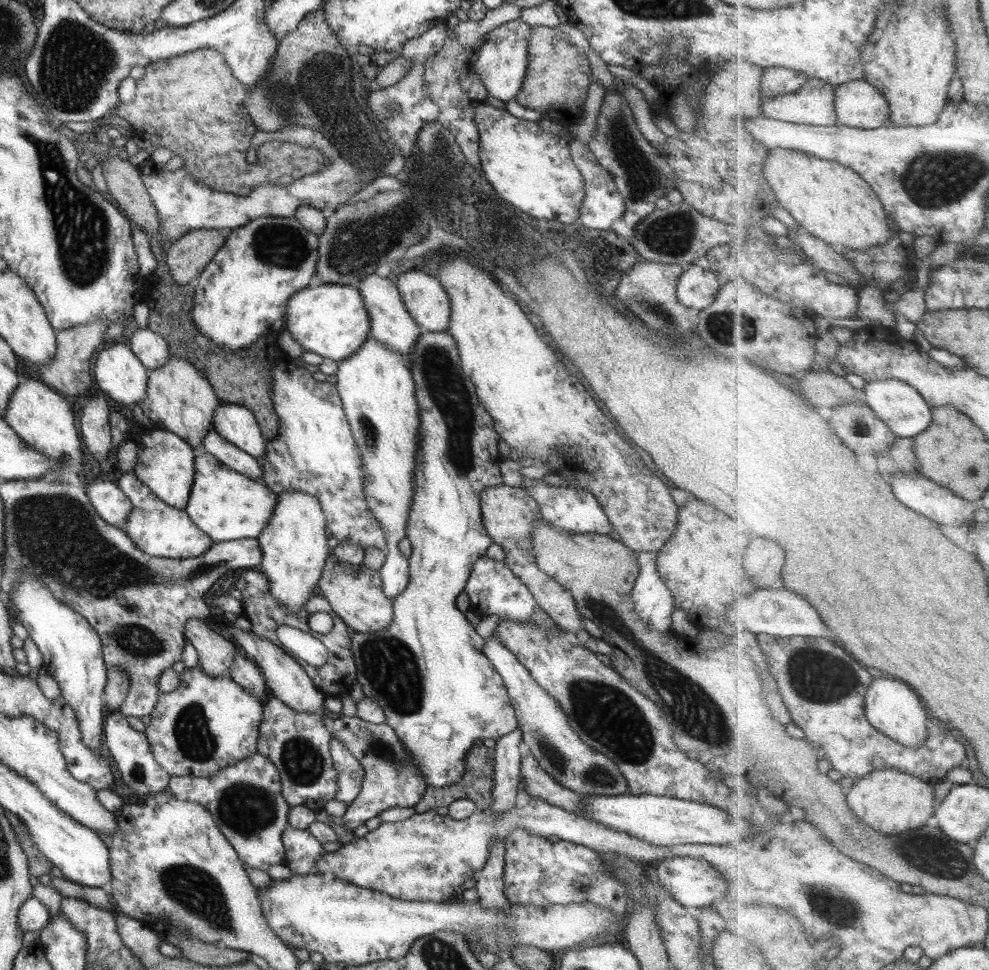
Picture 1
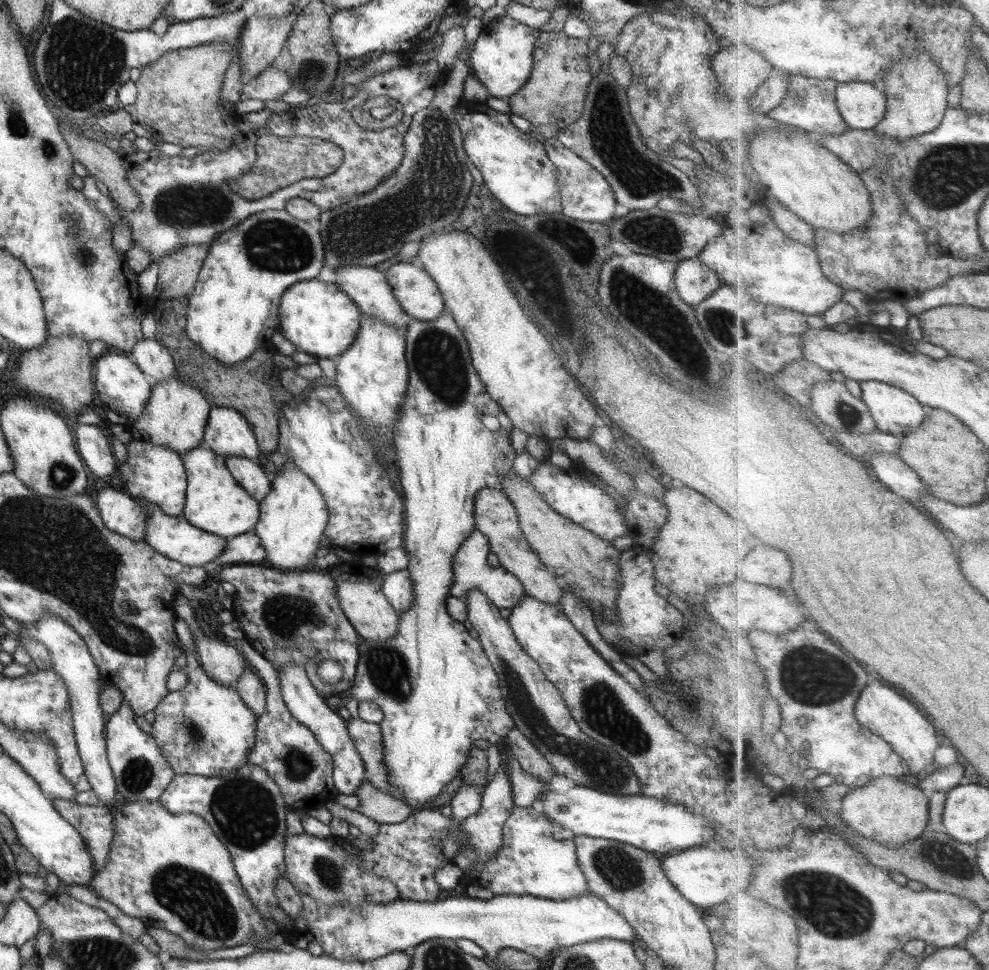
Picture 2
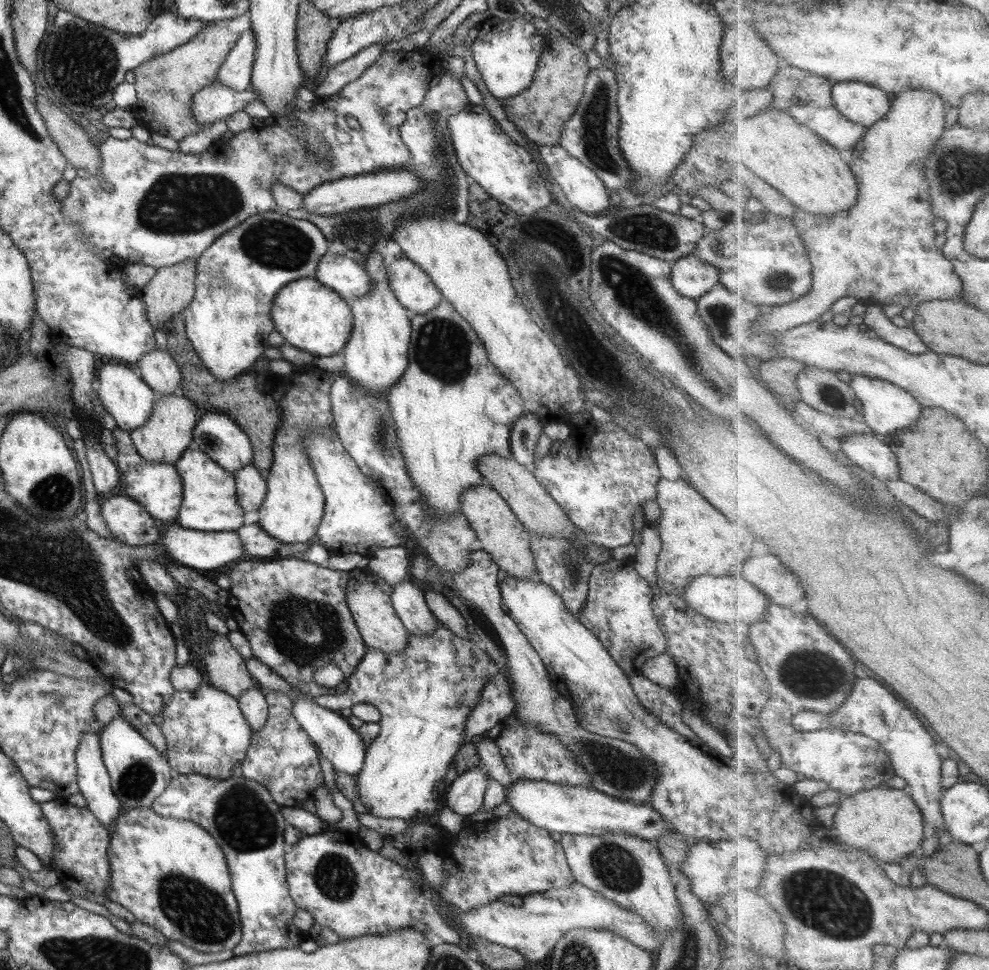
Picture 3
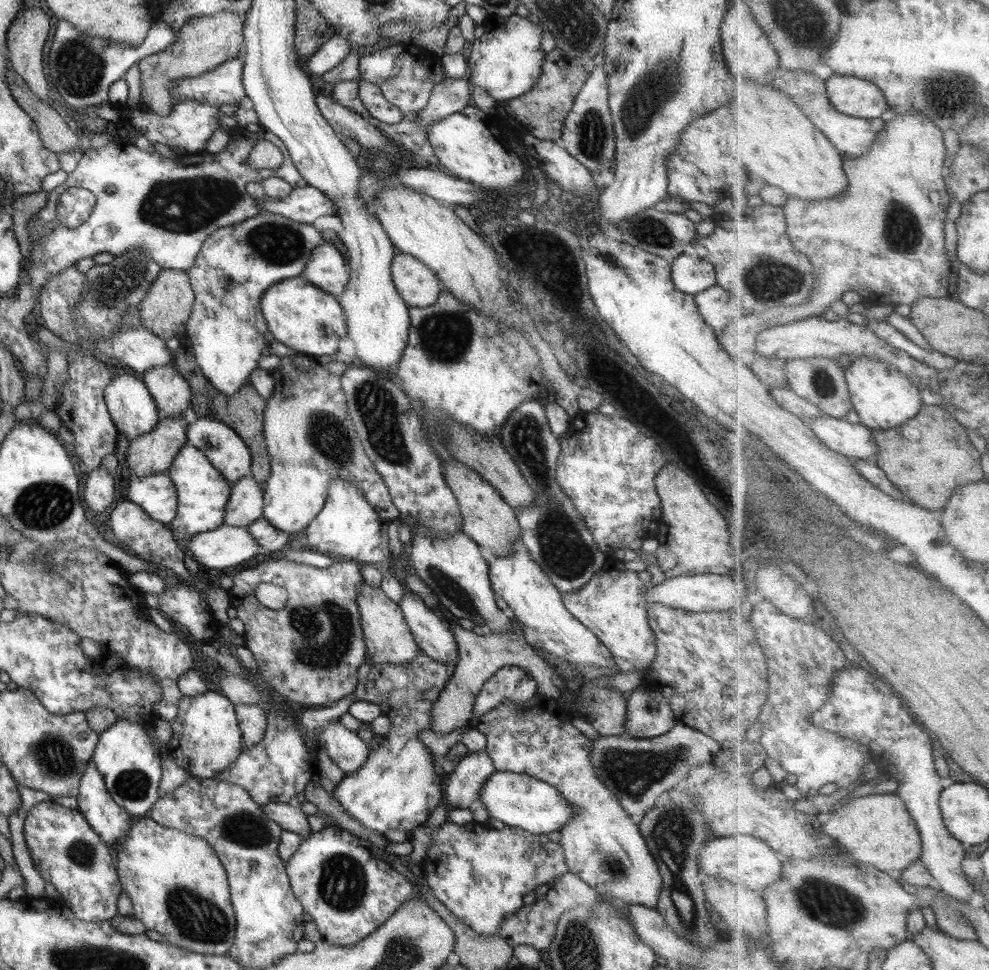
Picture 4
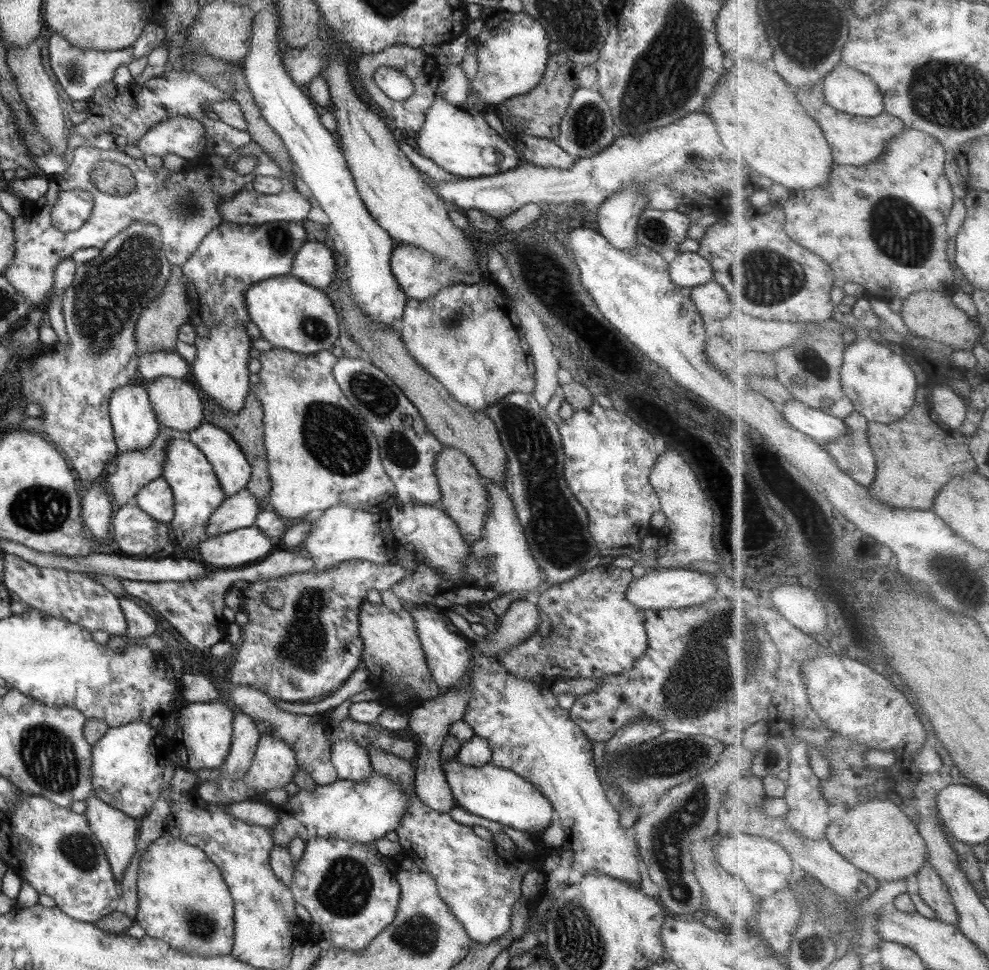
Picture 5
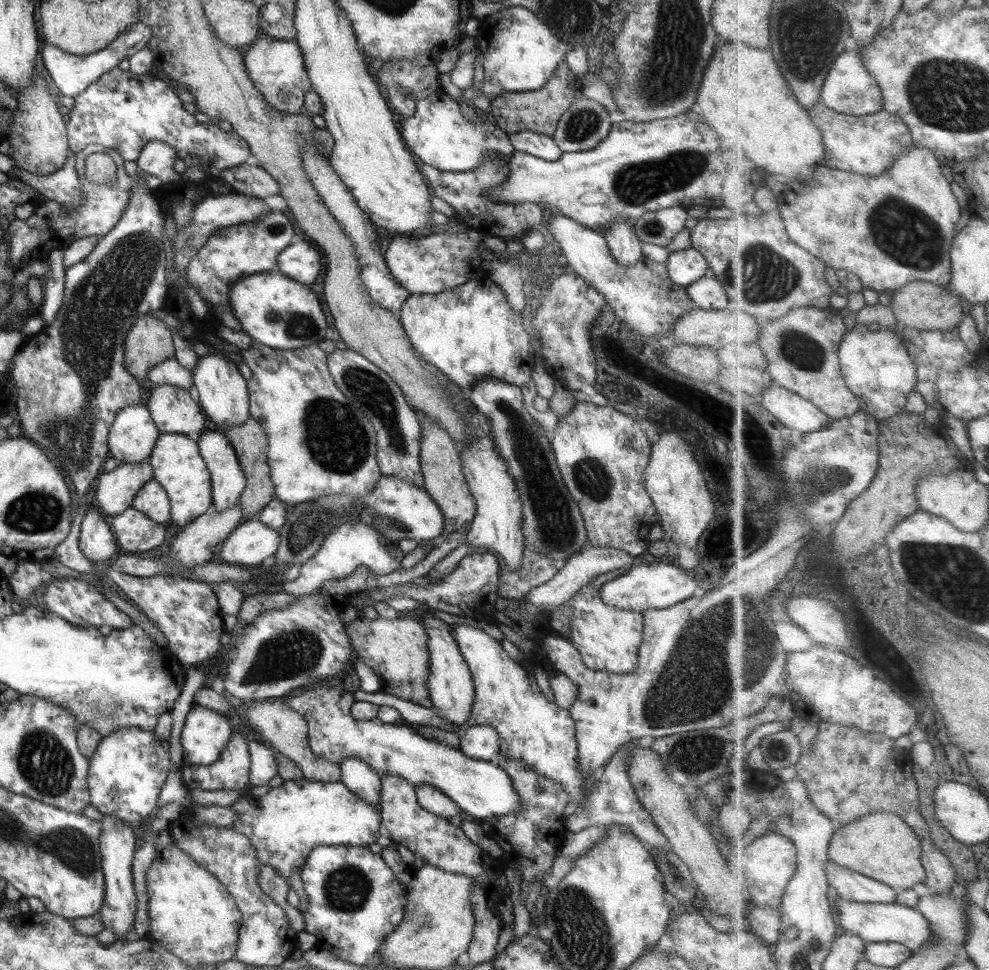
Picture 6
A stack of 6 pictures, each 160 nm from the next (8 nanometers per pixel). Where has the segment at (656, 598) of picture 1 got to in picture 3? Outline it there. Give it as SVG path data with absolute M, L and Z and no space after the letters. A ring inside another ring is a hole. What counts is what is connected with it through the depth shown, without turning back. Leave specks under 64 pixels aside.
M632 557L594 567L589 576L589 591L585 605L577 612L579 621L589 628L600 642L610 649L609 653L628 675L639 672L648 658L660 656L665 652L667 642L652 610L654 592L633 567Z

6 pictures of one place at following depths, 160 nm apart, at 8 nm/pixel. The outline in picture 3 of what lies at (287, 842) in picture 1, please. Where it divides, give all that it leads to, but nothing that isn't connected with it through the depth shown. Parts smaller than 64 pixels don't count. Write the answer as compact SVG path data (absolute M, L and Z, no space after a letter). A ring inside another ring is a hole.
M340 823L328 824L328 828L325 828L322 833L304 835L298 842L288 846L283 854L288 892L298 909L301 908L310 913L315 923L333 930L342 941L375 934L385 935L422 923L427 931L437 934L444 943L465 948L462 934L443 921L437 907L426 894L414 888L410 874L403 866L382 855L378 856L378 852L371 849L366 850L366 856L362 856L360 850L353 845L353 841L358 838L357 833L349 833L339 826L341 826ZM335 831L339 832L340 837L336 841L330 840L327 832Z

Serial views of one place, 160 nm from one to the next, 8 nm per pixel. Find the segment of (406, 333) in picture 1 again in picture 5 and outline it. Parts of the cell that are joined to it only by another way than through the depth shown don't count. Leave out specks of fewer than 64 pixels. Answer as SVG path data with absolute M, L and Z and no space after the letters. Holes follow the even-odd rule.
M307 240L294 255L290 274L314 288L324 290L334 280L335 260L328 246Z

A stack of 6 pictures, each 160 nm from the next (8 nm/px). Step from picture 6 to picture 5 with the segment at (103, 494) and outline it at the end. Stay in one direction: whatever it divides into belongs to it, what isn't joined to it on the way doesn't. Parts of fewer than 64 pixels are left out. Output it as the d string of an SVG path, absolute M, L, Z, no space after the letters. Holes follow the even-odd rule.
M159 430L158 437L154 443L144 450L133 450L132 452L119 453L114 463L118 466L115 474L109 474L104 478L107 480L112 499L118 506L133 502L135 494L149 482L162 477L164 460L166 460L166 445L172 440L168 430Z

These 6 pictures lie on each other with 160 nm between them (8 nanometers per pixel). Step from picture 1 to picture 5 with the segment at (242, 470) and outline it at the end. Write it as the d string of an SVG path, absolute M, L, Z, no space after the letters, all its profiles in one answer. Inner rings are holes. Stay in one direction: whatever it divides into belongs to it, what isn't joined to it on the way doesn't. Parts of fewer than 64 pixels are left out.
M248 489L239 490L238 494L225 498L214 510L207 522L204 538L250 528L255 524L256 517L262 509L263 503L256 500Z

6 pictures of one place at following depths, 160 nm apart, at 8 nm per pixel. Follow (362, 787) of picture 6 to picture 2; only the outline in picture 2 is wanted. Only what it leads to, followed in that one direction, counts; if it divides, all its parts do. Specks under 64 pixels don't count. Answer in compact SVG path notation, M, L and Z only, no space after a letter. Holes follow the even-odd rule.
M287 664L284 668L276 668L276 670L278 671L278 680L280 680L282 696L290 714L292 714L298 722L307 726L314 733L320 746L327 753L331 754L333 760L333 784L335 788L339 790L340 794L354 795L356 790L358 790L358 786L362 785L366 780L366 772L363 758L360 756L348 732L346 726L347 721L338 714L335 708L330 708L330 705L326 704L325 698L314 688L314 685L310 682L310 679L308 679L308 675L306 675L306 671L304 671L302 666Z

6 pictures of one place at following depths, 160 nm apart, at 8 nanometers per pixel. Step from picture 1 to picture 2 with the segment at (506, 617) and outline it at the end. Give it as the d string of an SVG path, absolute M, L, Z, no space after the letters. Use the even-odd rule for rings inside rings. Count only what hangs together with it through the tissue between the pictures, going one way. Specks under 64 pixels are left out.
M474 530L466 542L454 553L452 561L453 583L450 585L449 593L452 596L463 598L470 589L481 590L500 609L511 608L518 605L521 598L526 595L522 583L510 574L504 567L494 568L487 563L490 554L490 542L478 530Z

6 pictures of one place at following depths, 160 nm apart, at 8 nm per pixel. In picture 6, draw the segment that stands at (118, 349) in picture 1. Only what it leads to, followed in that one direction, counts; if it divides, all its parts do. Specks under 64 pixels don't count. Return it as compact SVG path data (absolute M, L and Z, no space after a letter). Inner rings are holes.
M144 404L123 407L116 414L108 434L110 456L118 464L140 463L151 456L160 436Z

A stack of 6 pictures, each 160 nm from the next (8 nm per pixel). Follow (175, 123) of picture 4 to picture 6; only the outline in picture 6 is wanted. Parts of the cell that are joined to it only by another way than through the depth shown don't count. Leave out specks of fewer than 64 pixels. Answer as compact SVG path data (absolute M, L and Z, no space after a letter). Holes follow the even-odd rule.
M152 141L142 147L135 161L138 171L157 176L164 184L168 184L182 179L182 176L173 169L176 159L176 151L171 146L165 142Z

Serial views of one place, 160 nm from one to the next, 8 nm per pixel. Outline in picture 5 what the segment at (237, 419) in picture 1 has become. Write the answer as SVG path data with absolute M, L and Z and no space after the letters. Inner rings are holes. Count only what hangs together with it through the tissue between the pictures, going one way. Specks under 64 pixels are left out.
M203 423L189 434L190 442L203 452L212 465L225 498L246 488L252 467L230 434L209 423Z

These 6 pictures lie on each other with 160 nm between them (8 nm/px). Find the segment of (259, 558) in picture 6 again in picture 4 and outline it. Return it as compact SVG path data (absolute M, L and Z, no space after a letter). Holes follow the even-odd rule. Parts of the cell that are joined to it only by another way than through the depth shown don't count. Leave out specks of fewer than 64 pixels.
M223 525L217 530L194 535L185 552L188 561L222 570L250 560L263 549L246 528Z

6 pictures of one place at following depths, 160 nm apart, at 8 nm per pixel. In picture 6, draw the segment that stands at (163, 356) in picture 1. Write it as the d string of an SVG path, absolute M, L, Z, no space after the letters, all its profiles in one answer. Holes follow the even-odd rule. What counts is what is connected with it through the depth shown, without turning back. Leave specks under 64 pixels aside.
M157 385L150 392L146 407L160 433L175 433L196 438L209 428L209 422L202 413L193 390Z

